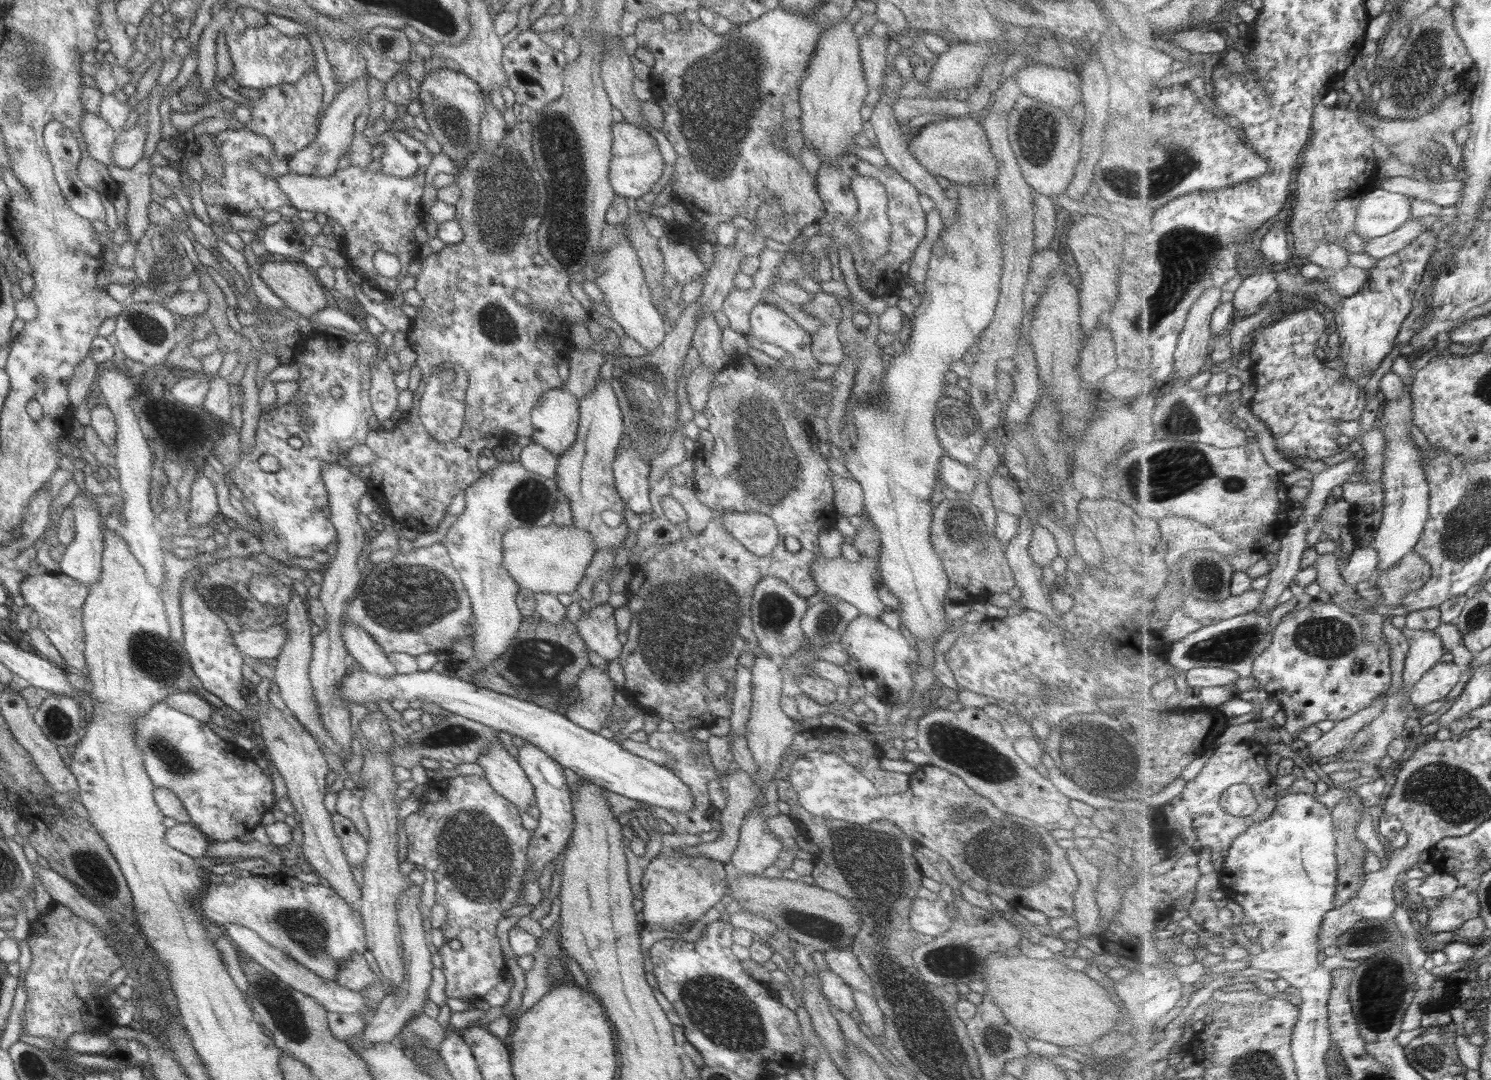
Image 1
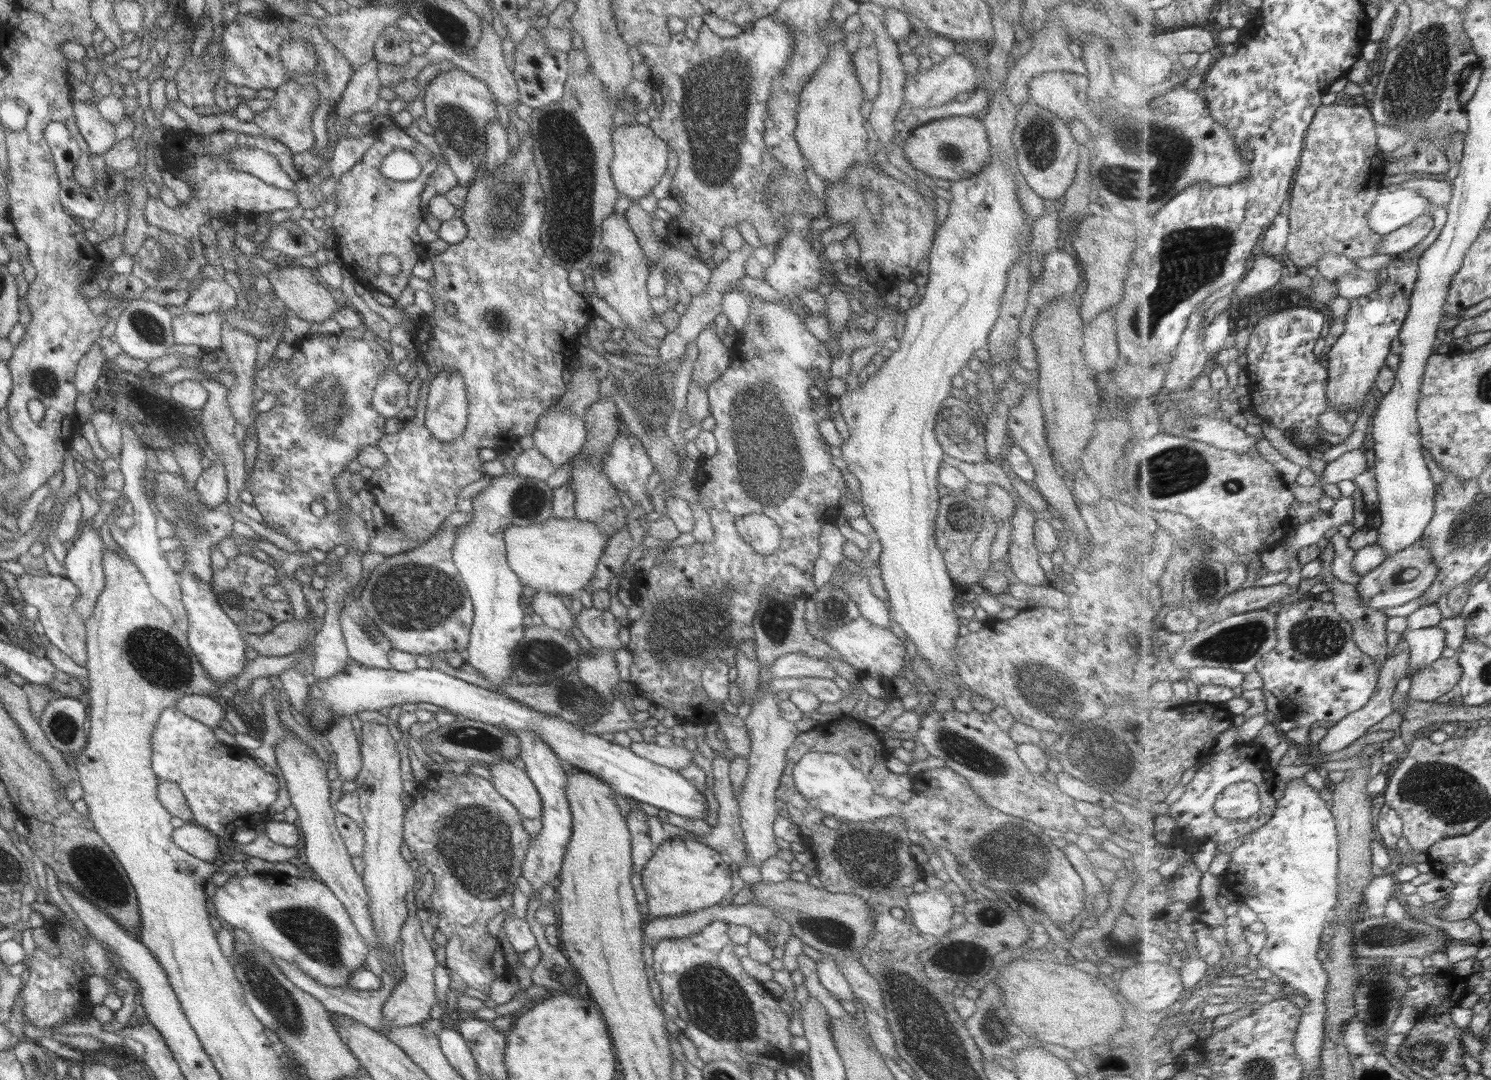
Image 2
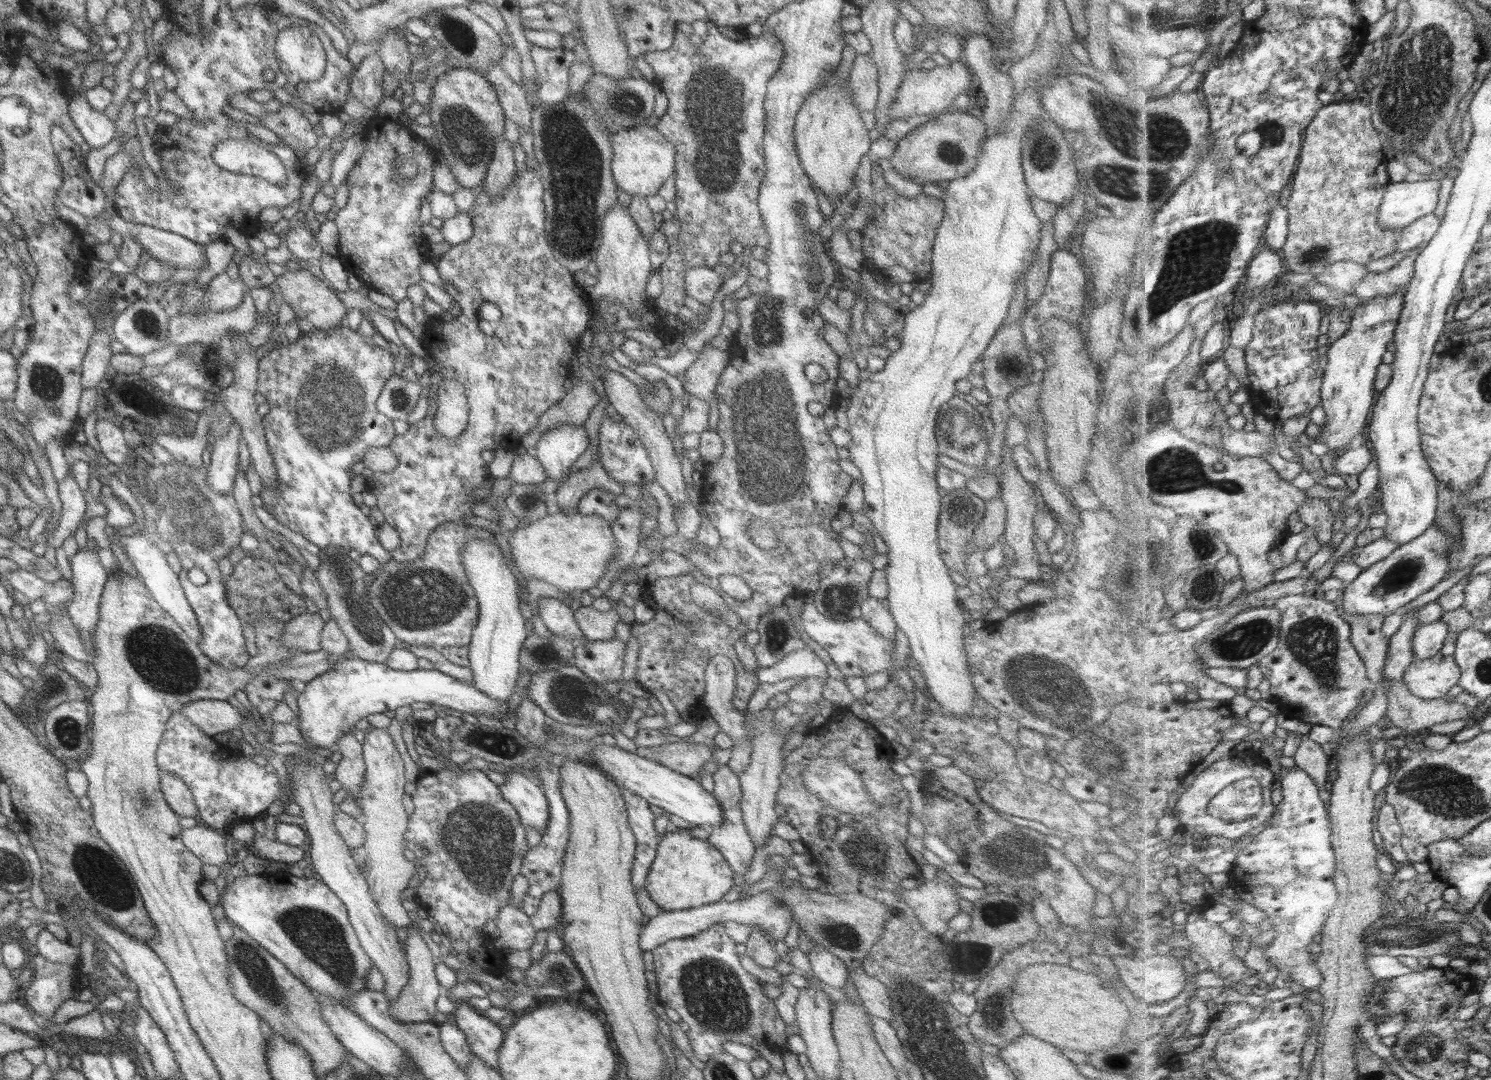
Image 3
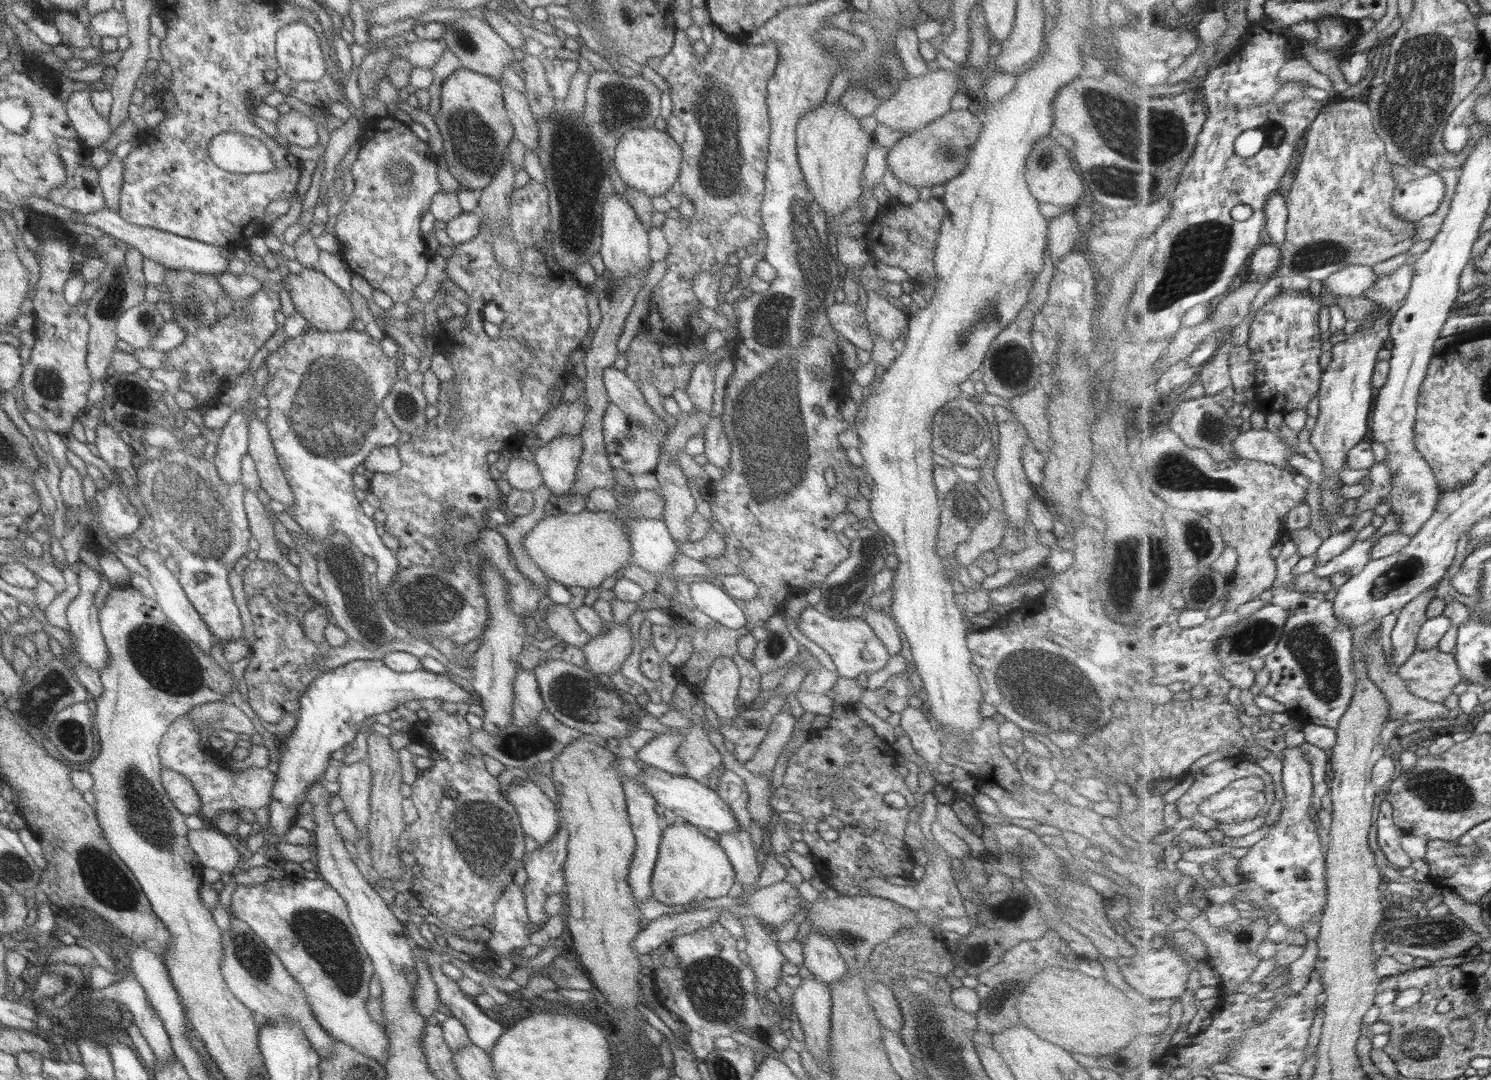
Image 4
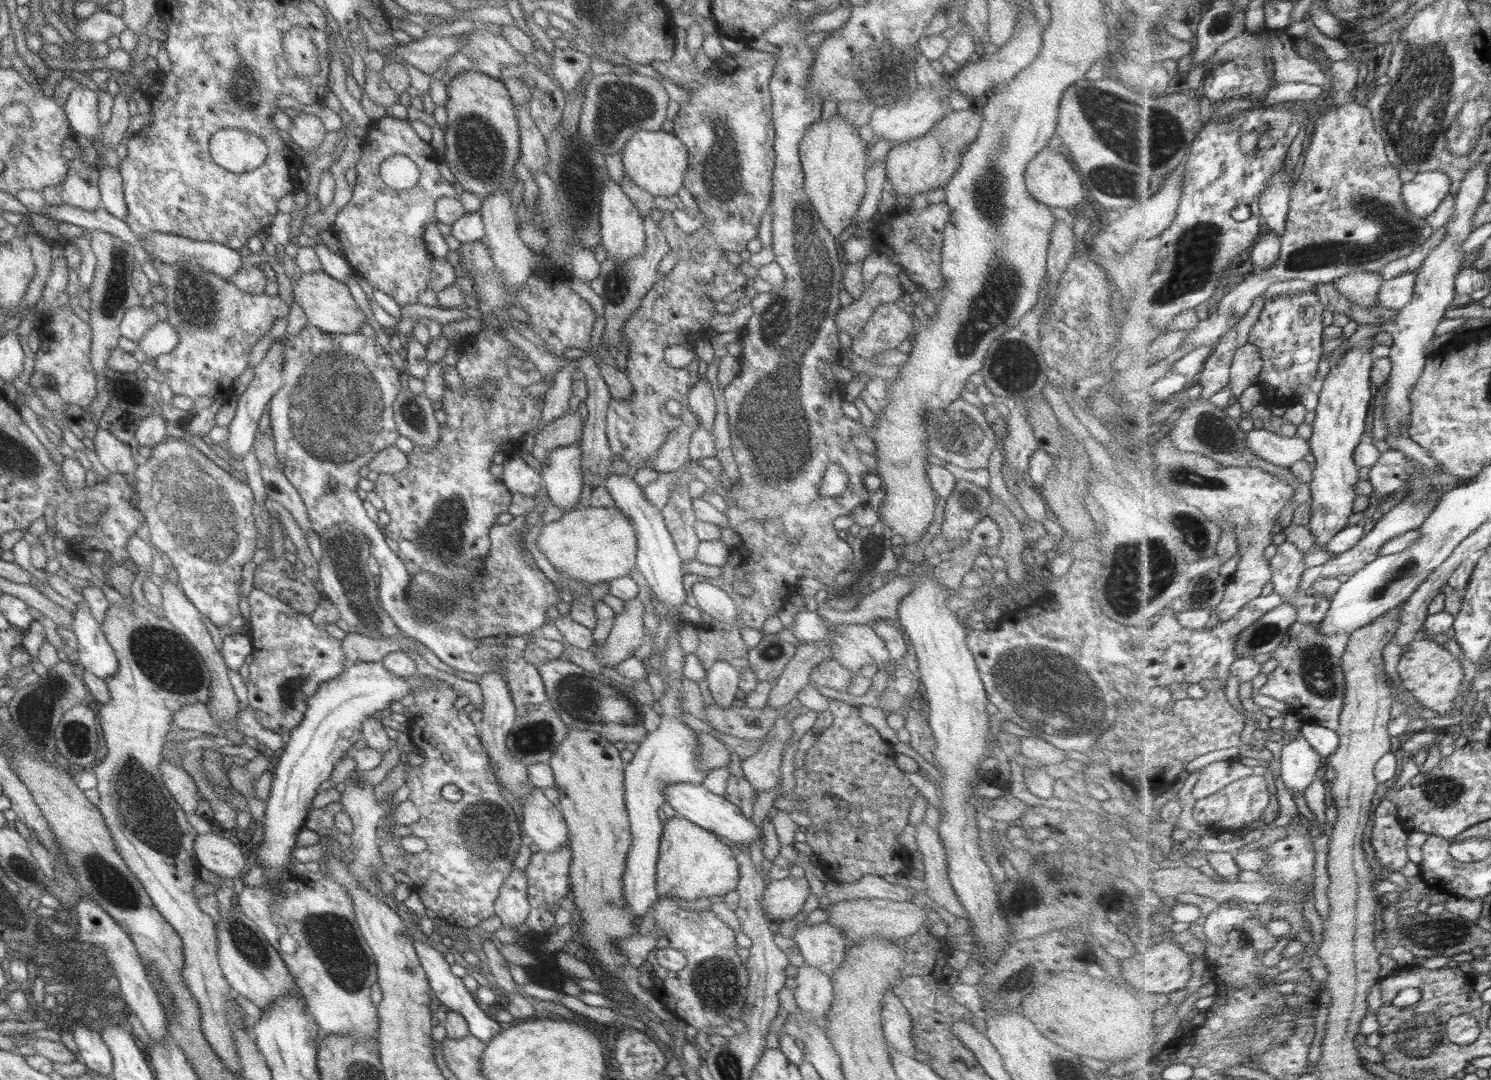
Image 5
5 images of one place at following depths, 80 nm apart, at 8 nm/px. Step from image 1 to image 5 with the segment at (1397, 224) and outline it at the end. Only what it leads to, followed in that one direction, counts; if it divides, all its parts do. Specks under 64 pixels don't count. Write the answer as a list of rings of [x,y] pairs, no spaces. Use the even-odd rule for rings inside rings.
[[[1421,172],[1404,184],[1402,193],[1410,213],[1426,218],[1441,206],[1452,191],[1452,179],[1445,172]]]

